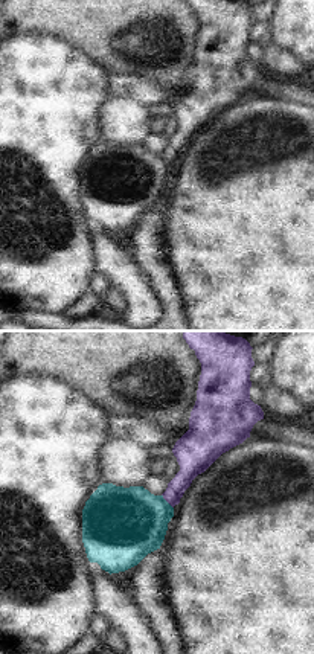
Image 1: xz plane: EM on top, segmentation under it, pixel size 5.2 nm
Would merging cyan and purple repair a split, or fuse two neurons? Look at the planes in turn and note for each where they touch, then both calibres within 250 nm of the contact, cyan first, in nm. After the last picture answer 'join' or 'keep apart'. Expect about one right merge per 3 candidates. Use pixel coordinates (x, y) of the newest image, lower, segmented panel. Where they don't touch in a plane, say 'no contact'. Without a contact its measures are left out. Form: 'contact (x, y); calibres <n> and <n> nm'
contact (166, 502); calibres 380 and 140 nm

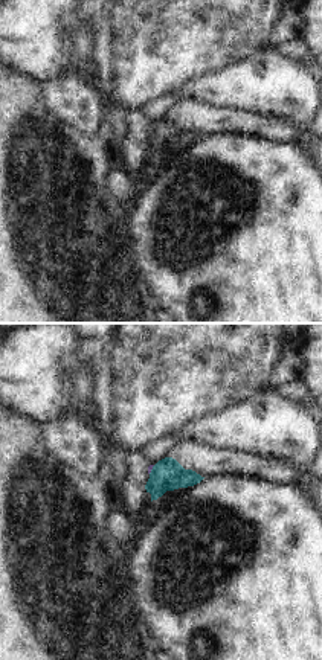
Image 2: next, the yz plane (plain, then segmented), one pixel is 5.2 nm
contact (151, 470); calibres 170 and 20 nm

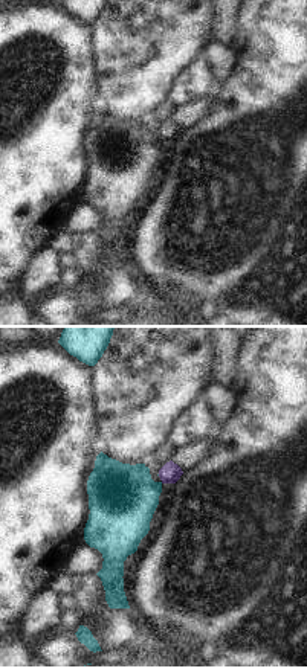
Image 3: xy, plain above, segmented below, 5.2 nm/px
no contact

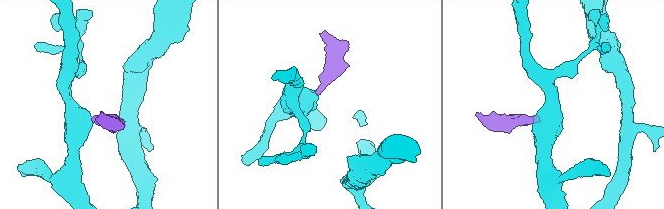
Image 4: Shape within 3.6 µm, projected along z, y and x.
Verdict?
keep apart

